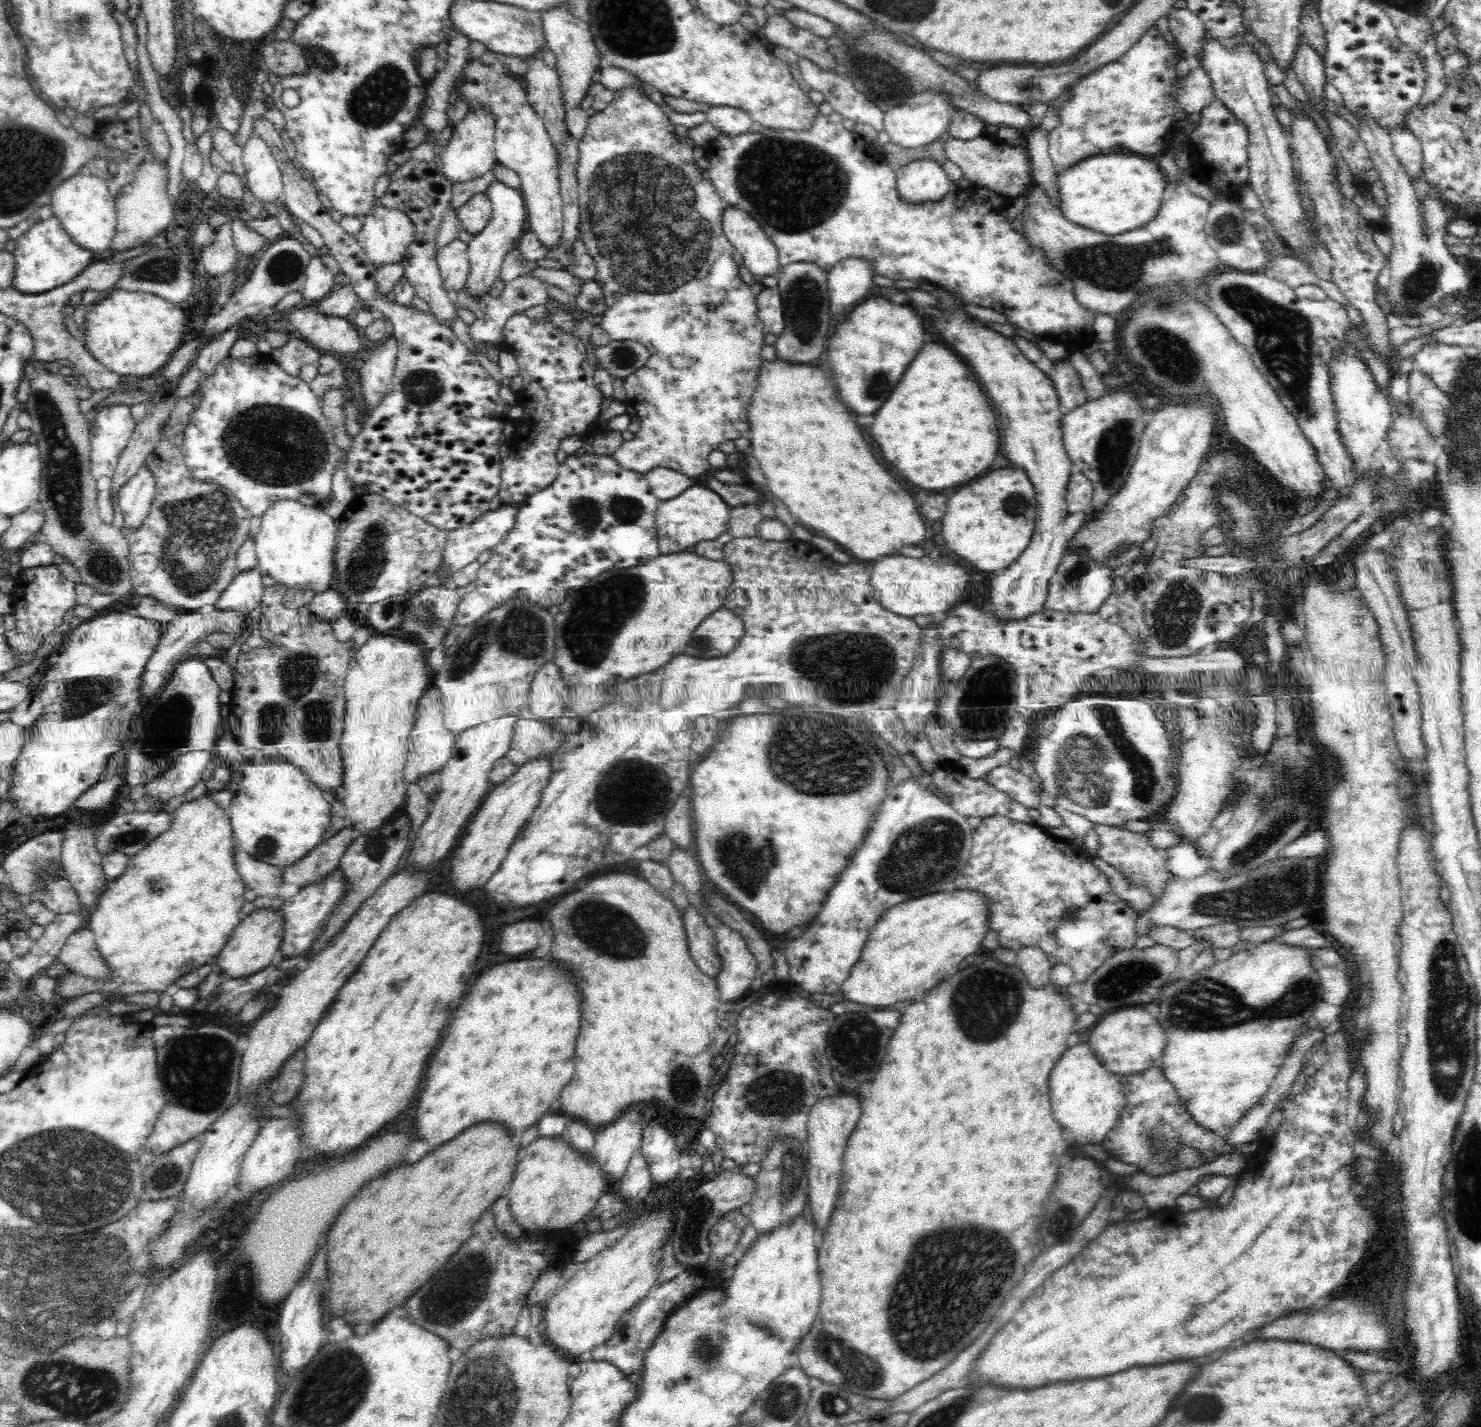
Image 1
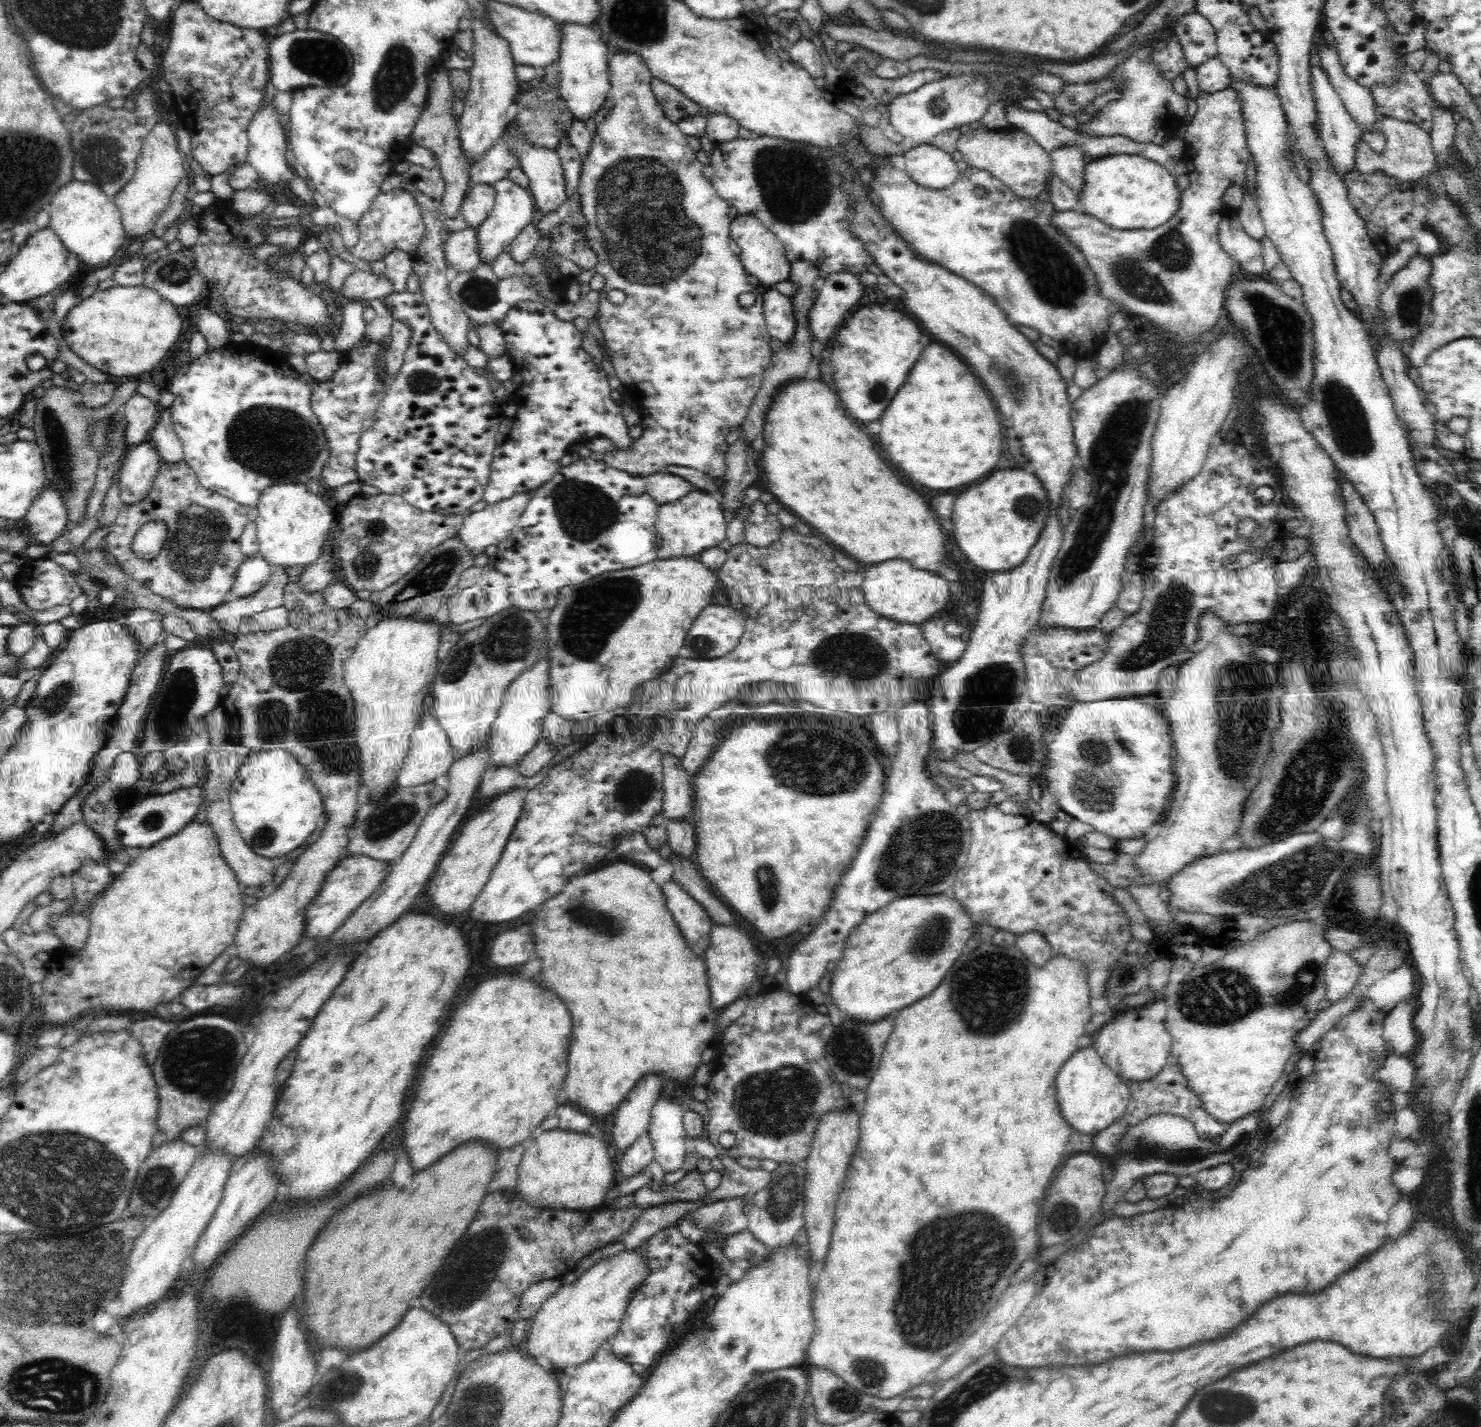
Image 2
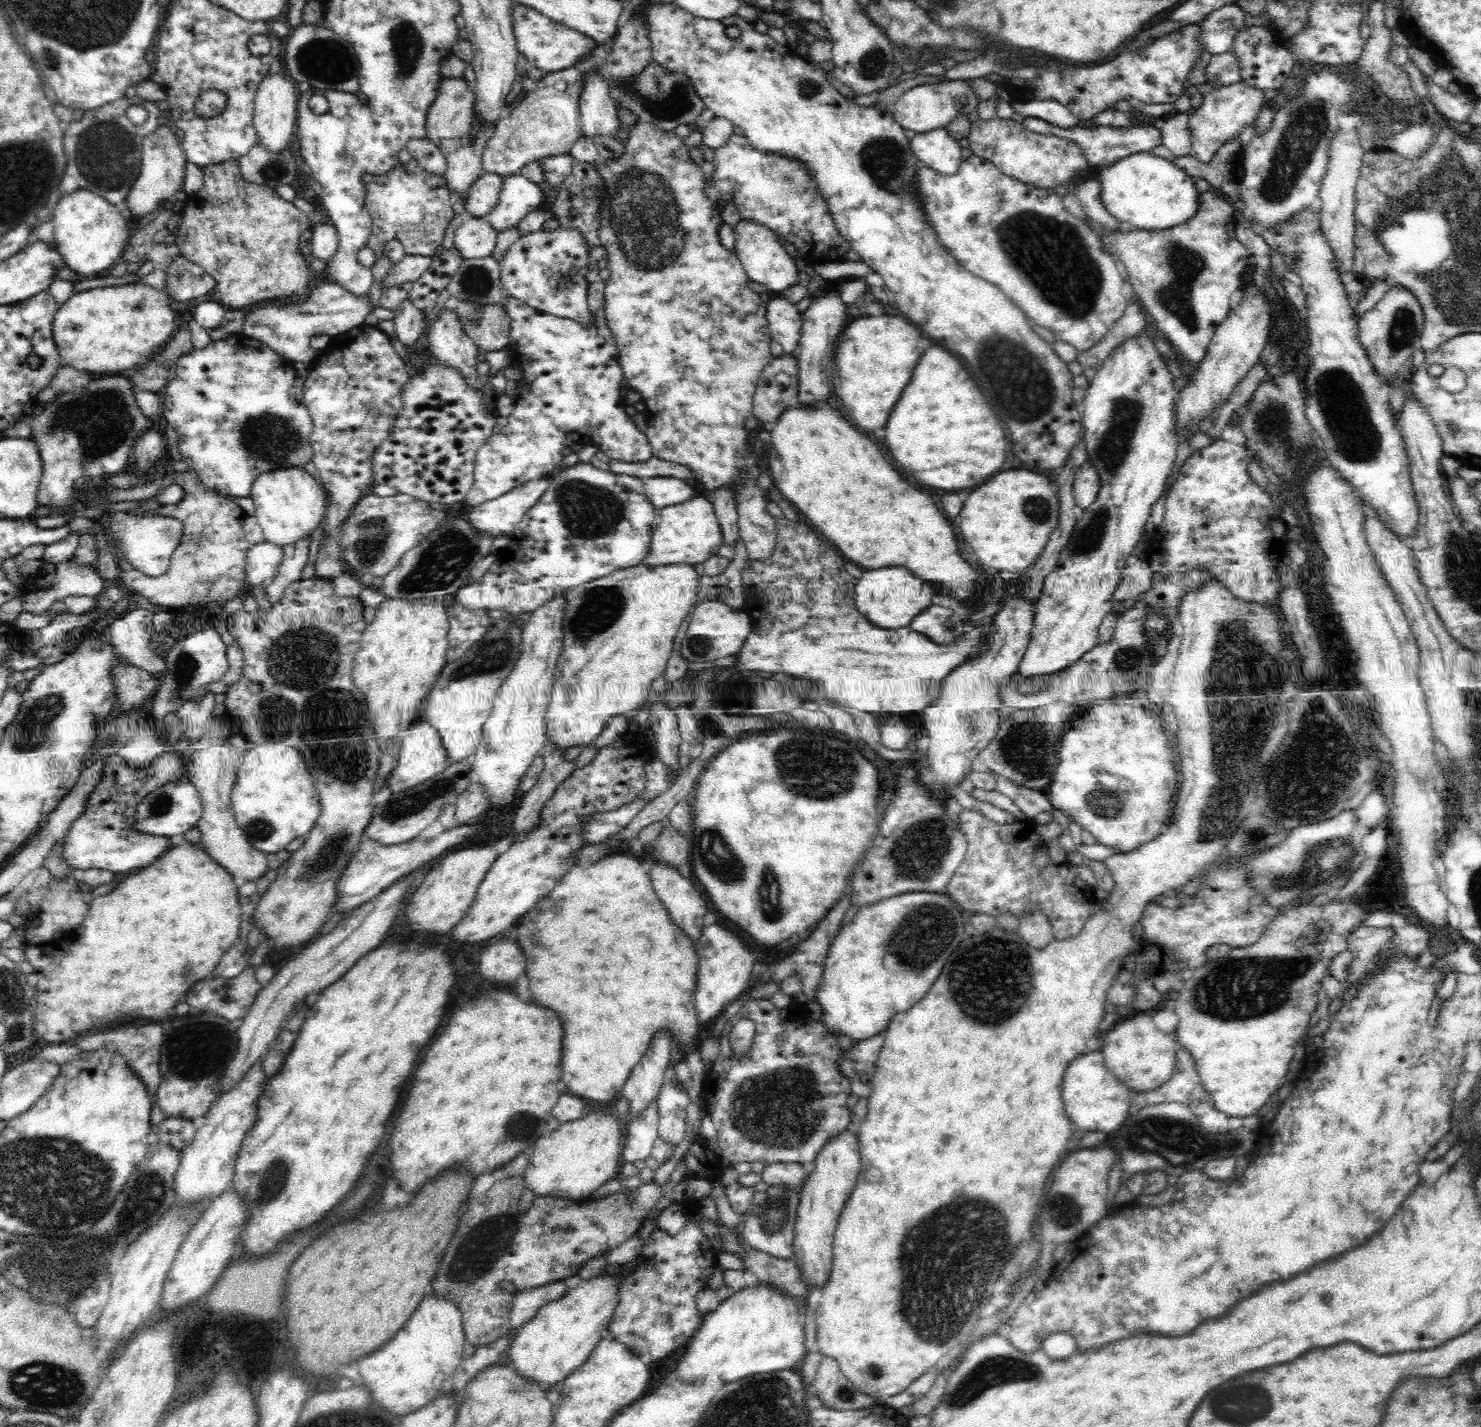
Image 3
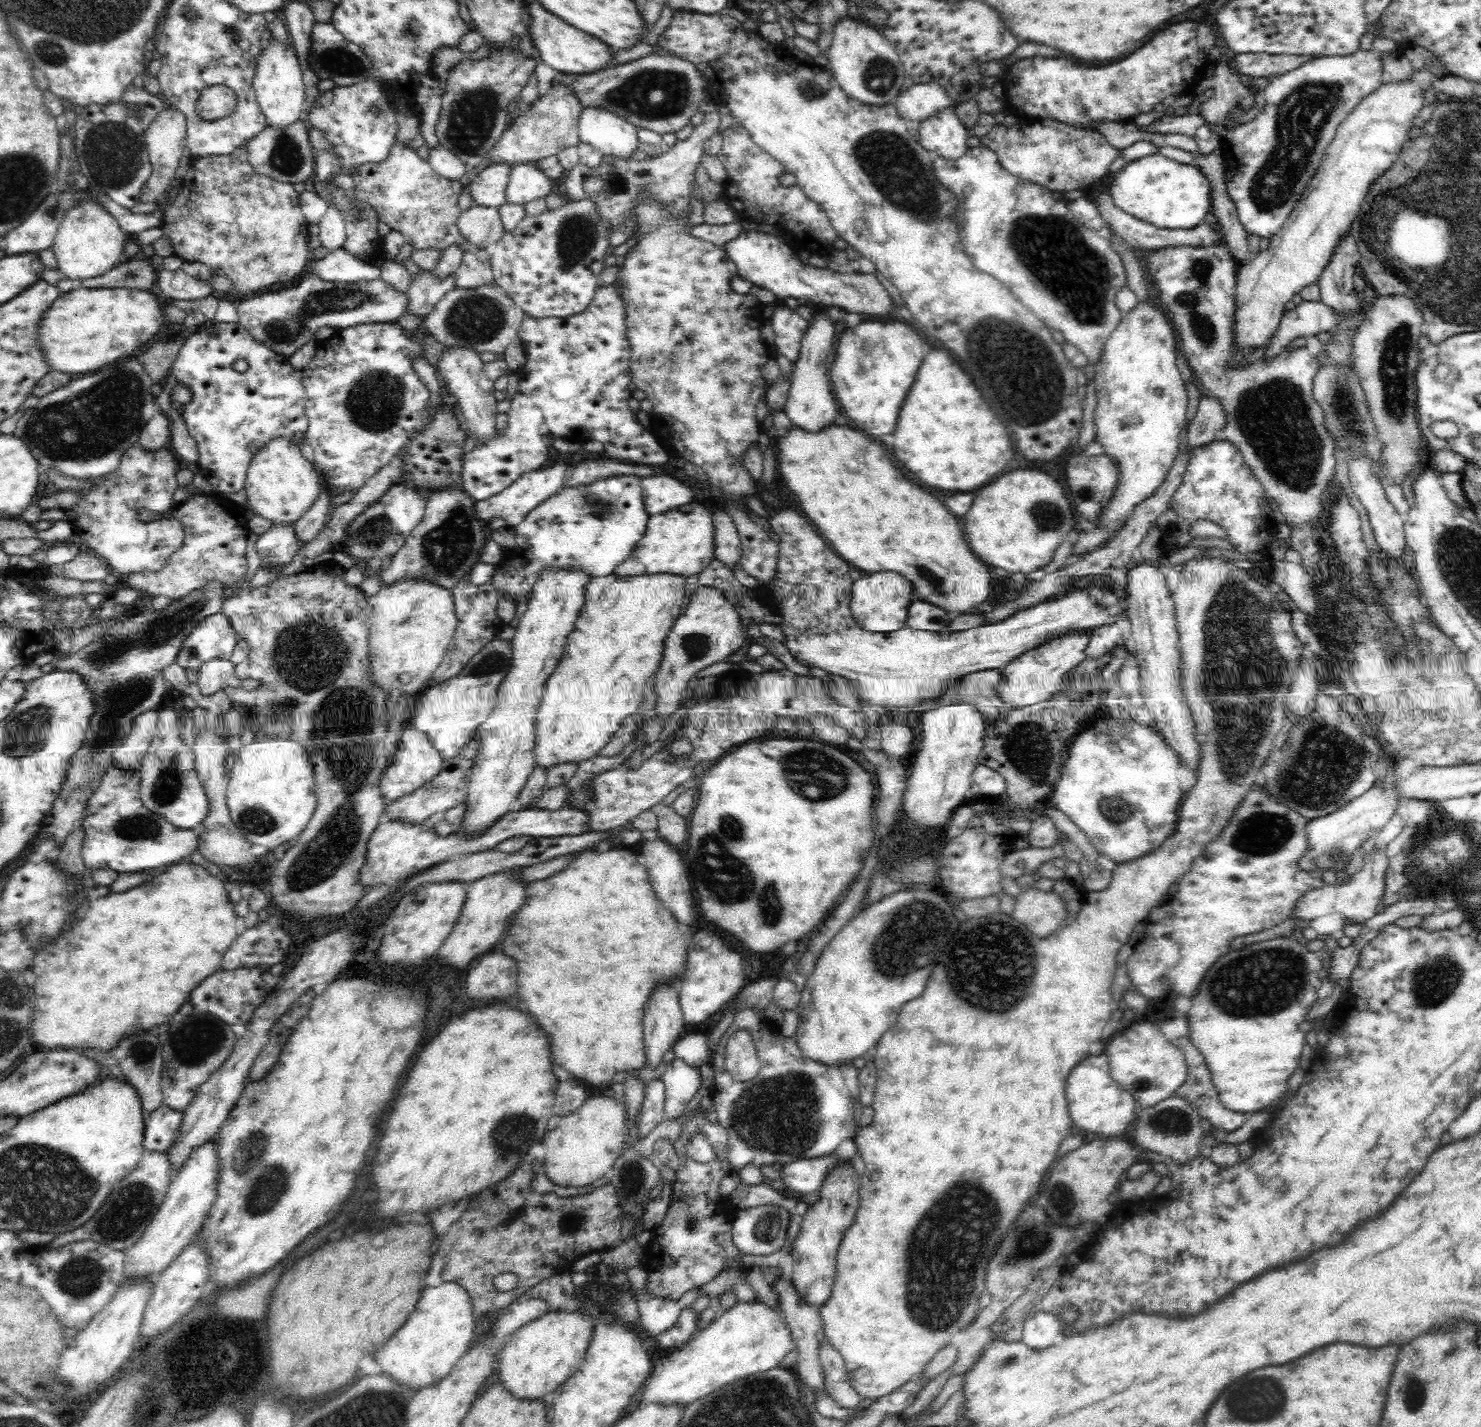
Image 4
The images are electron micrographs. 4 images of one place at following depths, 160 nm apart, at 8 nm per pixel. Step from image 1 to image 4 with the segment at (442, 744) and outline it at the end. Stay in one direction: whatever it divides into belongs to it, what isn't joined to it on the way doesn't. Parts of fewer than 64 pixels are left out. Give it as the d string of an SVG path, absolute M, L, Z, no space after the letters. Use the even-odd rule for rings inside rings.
M408 728L400 734L401 738L396 743L395 755L390 761L390 766L383 772L379 782L381 793L384 795L386 802L399 799L402 795L407 795L432 780L439 773L444 763L440 751L436 750L434 745L430 743L430 737L426 733L416 728Z

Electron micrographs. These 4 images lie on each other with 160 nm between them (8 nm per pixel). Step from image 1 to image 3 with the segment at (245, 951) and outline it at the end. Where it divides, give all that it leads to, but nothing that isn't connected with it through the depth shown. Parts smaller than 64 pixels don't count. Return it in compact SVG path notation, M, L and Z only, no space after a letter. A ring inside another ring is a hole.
M311 577L309 579L300 579L294 584L290 584L280 602L272 604L272 608L267 612L260 612L259 609L254 612L247 612L240 609L227 616L226 627L234 640L239 644L242 649L243 657L245 660L243 674L240 678L228 688L225 693L225 713L231 718L232 725L238 727L240 734L246 738L247 742L254 742L254 744L266 744L272 740L283 741L284 744L296 748L302 755L304 763L310 768L310 774L314 781L315 791L319 796L320 814L311 828L309 834L306 836L305 843L301 848L292 852L287 861L284 861L277 869L278 876L270 883L266 892L261 896L261 899L254 908L252 918L254 918L254 925L260 928L263 935L272 942L274 950L282 950L288 946L298 946L298 944L306 944L311 942L319 935L320 928L330 918L333 912L333 904L337 897L336 881L340 878L341 872L348 866L349 860L358 850L360 844L364 840L364 829L369 823L372 816L372 807L376 802L376 794L379 789L378 772L379 769L379 756L380 752L379 742L375 739L374 731L372 731L372 718L368 713L368 705L366 705L366 698L352 680L352 667L355 654L360 648L360 639L364 632L367 623L364 621L364 606L361 600L356 596L348 596L348 598L340 598L336 596L333 591L332 580L322 580L321 578Z

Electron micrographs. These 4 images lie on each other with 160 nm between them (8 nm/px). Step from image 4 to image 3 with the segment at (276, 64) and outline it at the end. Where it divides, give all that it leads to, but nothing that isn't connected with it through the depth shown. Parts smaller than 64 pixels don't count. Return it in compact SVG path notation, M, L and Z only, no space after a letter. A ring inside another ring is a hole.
M284 72L269 74L258 84L254 98L253 125L257 130L259 144L270 152L282 152L296 132L297 100L300 94L297 85Z

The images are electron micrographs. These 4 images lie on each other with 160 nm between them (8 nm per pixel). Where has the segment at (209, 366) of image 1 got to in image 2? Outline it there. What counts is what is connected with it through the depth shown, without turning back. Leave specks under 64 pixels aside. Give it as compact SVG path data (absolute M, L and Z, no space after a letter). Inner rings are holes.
M202 310L200 314L202 318L197 326L206 340L207 352L222 349L232 342L232 328L227 322L227 316L220 317L216 310Z

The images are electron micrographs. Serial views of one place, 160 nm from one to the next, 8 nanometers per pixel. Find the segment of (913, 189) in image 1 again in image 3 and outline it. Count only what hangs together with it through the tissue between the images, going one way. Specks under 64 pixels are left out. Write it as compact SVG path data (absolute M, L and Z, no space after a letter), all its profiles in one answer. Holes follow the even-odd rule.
M934 128L930 132L916 134L909 147L920 165L935 170L942 176L952 176L959 171L962 160L961 147L949 136L945 128Z

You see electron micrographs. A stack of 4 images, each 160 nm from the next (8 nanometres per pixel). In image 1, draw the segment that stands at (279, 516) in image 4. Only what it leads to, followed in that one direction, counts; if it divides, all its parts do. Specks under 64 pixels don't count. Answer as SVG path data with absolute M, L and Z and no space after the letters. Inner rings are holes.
M282 500L268 508L261 516L260 530L254 538L260 570L265 570L267 576L274 578L278 584L289 590L313 590L320 594L331 588L334 576L334 554L336 550L336 532L338 521L328 515L327 510L319 506L304 506L299 500Z

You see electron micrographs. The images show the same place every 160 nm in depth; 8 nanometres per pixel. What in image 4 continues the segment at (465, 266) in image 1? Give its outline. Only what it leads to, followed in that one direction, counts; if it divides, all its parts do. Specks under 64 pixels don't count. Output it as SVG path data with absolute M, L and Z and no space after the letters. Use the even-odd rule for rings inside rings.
M482 205L461 212L458 231L477 250L491 250L505 234L499 210Z

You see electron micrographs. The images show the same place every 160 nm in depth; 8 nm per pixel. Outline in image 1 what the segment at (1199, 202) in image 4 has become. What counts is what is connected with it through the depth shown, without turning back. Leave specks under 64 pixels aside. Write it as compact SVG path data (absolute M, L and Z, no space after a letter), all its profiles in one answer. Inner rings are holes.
M1094 155L1057 171L1057 206L1066 220L1108 236L1144 227L1154 220L1168 196L1158 165L1138 156Z

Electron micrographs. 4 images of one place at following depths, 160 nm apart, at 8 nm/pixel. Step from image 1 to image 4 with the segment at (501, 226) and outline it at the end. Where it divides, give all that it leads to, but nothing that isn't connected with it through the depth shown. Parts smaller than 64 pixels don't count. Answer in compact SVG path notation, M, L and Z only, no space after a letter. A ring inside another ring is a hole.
M537 161L520 162L511 166L509 181L506 185L505 202L524 206L536 198L545 198L552 192L554 182L544 176Z

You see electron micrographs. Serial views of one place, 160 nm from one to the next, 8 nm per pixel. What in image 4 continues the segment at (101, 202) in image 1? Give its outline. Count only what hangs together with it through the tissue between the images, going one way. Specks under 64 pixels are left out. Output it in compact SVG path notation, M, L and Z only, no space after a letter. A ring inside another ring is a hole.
M82 201L66 212L51 248L55 253L60 273L64 278L70 278L78 284L86 278L100 276L120 264L124 259L123 247L129 238L115 217L100 203Z

